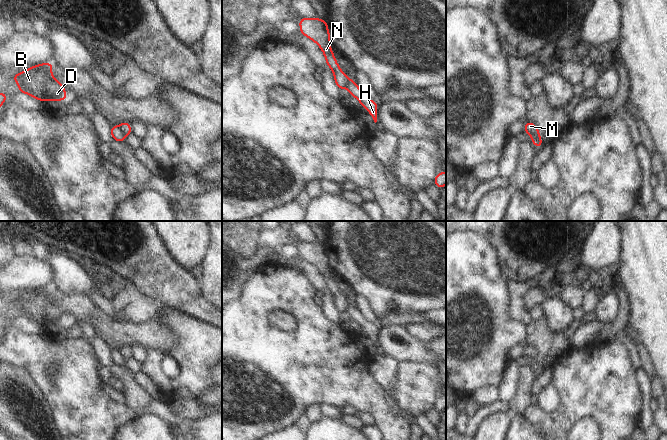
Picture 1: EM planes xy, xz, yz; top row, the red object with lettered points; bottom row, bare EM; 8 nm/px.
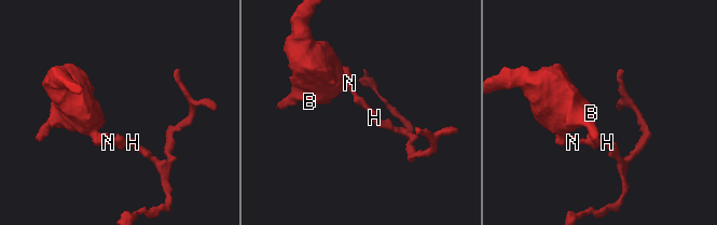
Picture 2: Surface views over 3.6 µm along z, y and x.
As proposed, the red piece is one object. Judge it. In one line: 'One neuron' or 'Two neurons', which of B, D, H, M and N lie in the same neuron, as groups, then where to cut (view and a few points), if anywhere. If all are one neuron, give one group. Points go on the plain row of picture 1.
Two neurons. Groups: B D N / H M. Split along yz (530, 358), (541, 364)

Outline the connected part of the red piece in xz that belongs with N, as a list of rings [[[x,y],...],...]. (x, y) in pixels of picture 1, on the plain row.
[[[306,241],[299,244],[300,258],[314,265],[322,274],[328,291],[334,298],[336,310],[342,314],[346,312],[348,301],[338,289],[334,277],[331,273],[330,256],[325,243],[308,243]]]

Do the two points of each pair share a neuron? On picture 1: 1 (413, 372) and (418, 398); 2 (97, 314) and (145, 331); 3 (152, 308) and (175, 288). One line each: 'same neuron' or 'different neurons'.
1: same neuron
2: same neuron
3: different neurons

